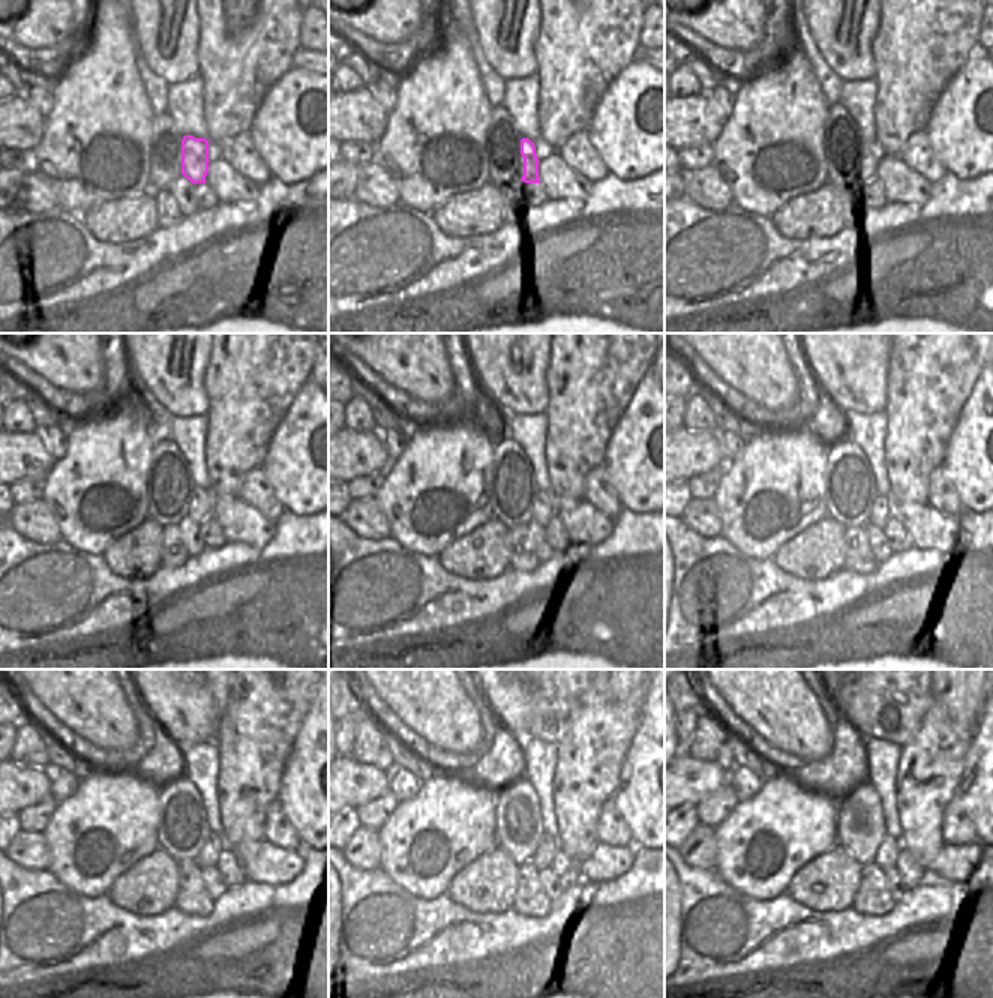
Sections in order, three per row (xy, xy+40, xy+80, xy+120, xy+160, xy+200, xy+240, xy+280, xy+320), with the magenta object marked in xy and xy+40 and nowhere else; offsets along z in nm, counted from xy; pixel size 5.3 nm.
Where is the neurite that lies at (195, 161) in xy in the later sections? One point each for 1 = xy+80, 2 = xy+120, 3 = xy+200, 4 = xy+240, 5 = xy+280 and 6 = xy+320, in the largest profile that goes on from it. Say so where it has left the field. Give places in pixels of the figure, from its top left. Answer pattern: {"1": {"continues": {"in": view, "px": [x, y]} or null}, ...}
{"1": {"continues": {"in": "xy+80", "px": [870, 155]}}, "2": {"continues": {"in": "xy+120", "px": [203, 503]}}, "3": {"continues": {"in": "xy+200", "px": [884, 508]}}, "4": {"continues": {"in": "xy+240", "px": [213, 845]}}, "5": {"continues": {"in": "xy+280", "px": [548, 847]}}, "6": {"continues": {"in": "xy+320", "px": [888, 851]}}}

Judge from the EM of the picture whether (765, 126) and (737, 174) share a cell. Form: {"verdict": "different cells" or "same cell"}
{"verdict": "same cell"}

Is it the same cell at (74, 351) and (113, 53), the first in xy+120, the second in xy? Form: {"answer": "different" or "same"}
{"answer": "different"}

